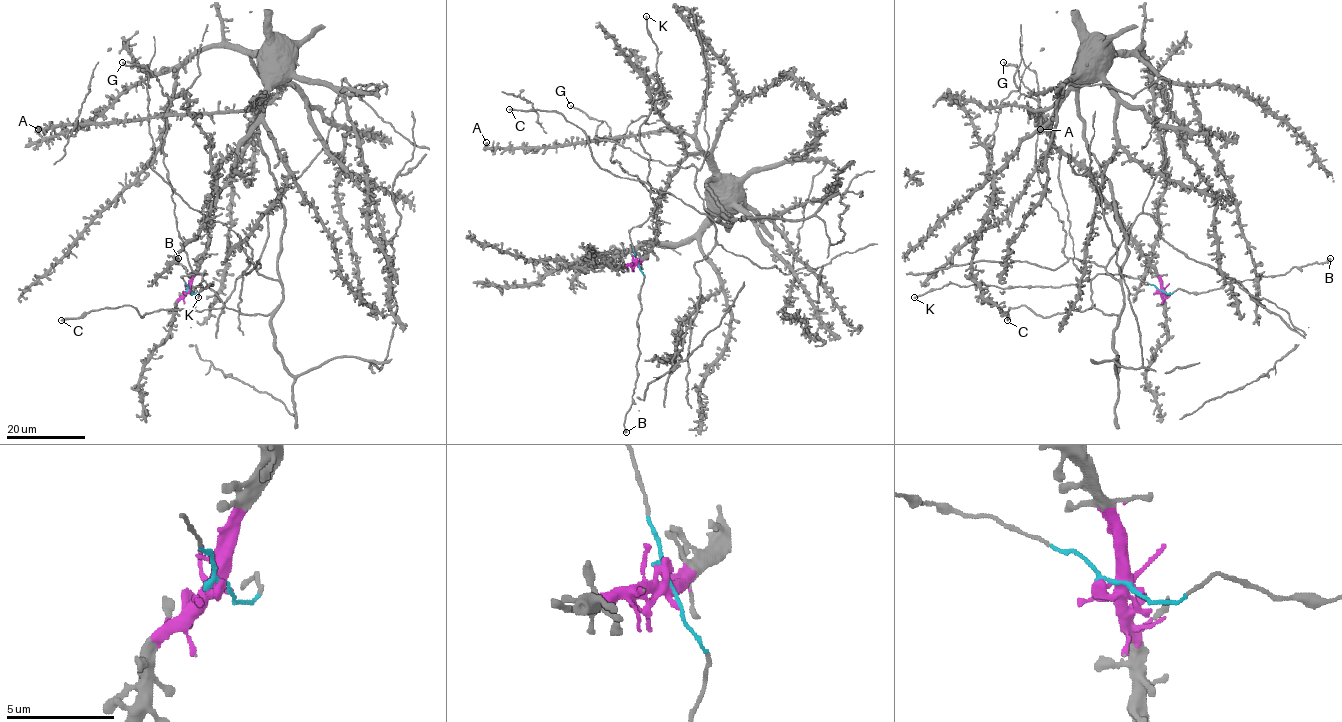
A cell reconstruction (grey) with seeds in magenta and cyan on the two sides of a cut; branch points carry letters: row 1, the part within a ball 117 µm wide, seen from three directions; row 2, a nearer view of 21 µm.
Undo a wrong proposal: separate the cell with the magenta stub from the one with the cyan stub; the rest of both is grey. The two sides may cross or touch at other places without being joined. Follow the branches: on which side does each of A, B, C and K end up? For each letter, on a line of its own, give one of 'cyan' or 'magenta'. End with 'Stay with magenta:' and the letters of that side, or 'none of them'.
A: magenta
B: cyan
C: magenta
K: cyan
Stay with magenta: A, C

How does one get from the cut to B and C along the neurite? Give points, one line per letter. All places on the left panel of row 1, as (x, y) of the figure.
B: (190, 291), (193, 294), (195, 289), (192, 293), (189, 288), (192, 279), (184, 267), (176, 263), (178, 258)
C: (189, 291), (213, 179), (266, 89), (282, 301), (266, 315), (130, 305), (61, 320)

